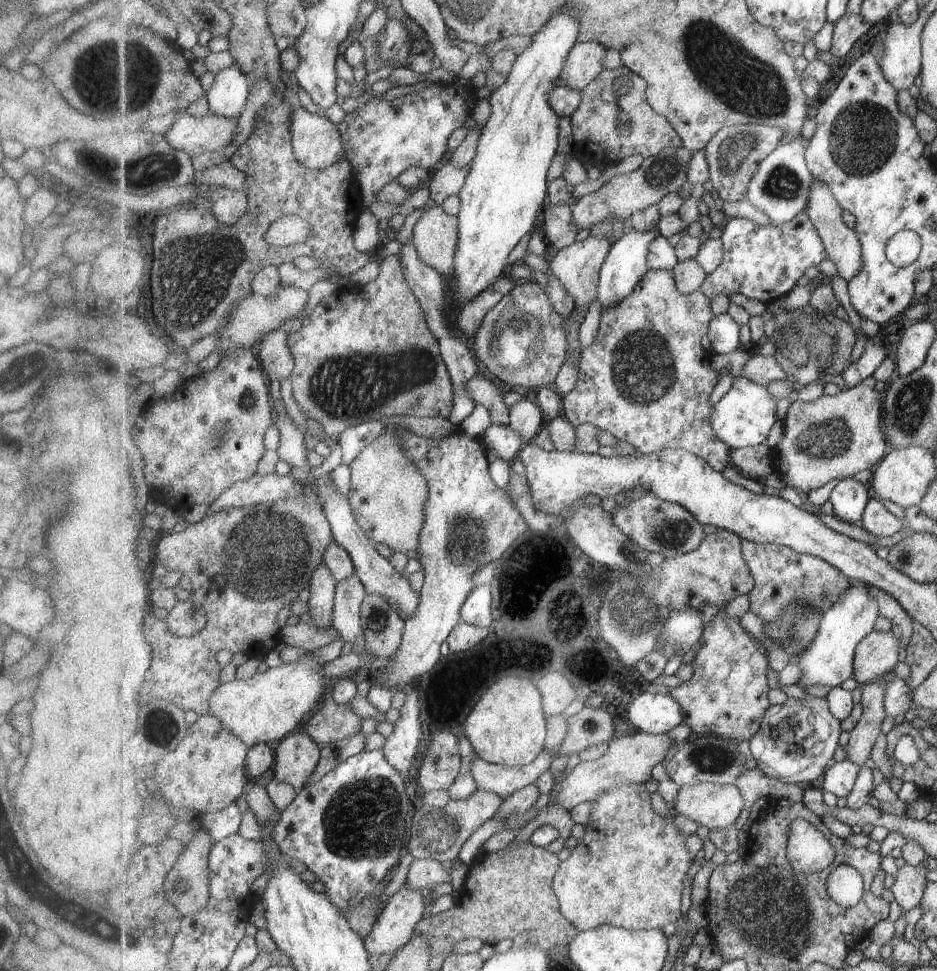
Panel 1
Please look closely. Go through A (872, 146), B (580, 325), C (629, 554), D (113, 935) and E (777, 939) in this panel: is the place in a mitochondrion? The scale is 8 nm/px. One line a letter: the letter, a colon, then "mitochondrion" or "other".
A: mitochondrion
B: other
C: mitochondrion
D: other
E: mitochondrion

